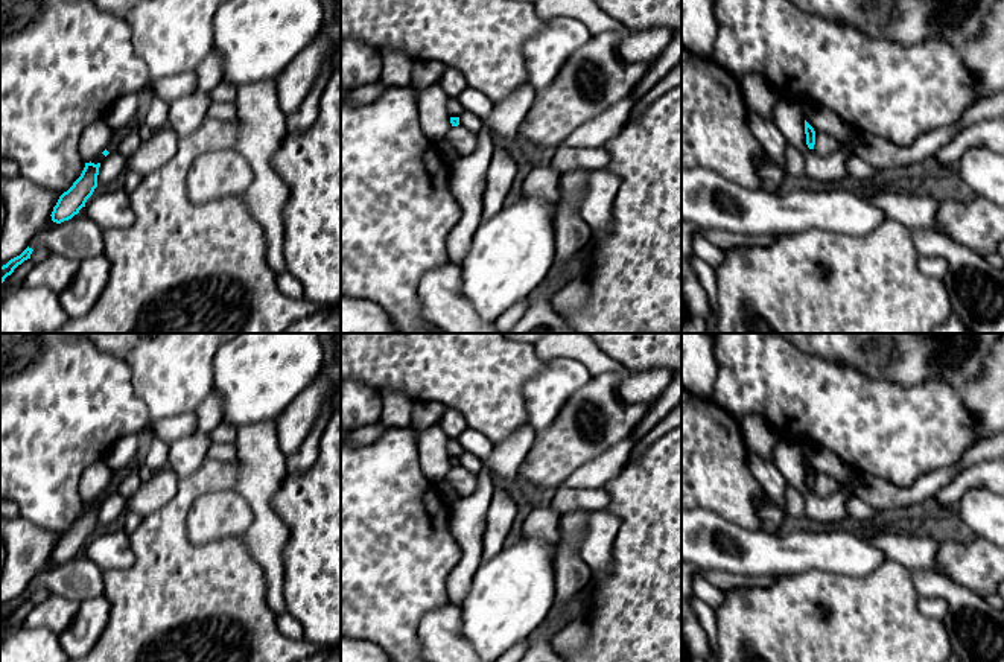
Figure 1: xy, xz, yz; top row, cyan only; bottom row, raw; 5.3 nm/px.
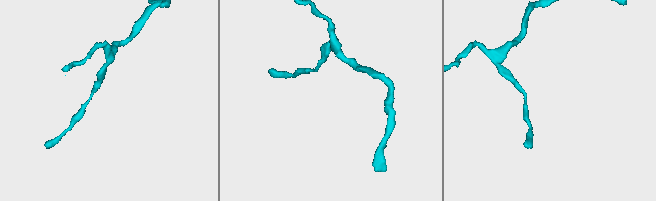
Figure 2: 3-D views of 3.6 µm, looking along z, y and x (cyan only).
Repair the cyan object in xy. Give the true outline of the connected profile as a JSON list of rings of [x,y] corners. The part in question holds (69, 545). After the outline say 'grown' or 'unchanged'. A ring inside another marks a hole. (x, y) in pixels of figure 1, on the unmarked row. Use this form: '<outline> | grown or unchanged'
[[[85,504],[81,517],[73,524],[73,527],[64,533],[52,552],[52,562],[61,565],[71,560],[85,548],[87,540],[93,536],[97,528],[100,504]]] | unchanged

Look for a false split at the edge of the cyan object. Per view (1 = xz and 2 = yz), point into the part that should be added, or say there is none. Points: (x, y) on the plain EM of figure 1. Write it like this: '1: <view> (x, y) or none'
1: none
2: none

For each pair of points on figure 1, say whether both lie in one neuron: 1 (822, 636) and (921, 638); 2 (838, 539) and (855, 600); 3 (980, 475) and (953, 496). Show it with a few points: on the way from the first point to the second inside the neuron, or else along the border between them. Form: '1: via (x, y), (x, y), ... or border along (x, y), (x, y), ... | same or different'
1: via (846, 638), (896, 638) | same
2: border along (881, 562), (863, 576), (835, 576), (814, 571) | different
3: via (972, 477), (959, 489) | same

